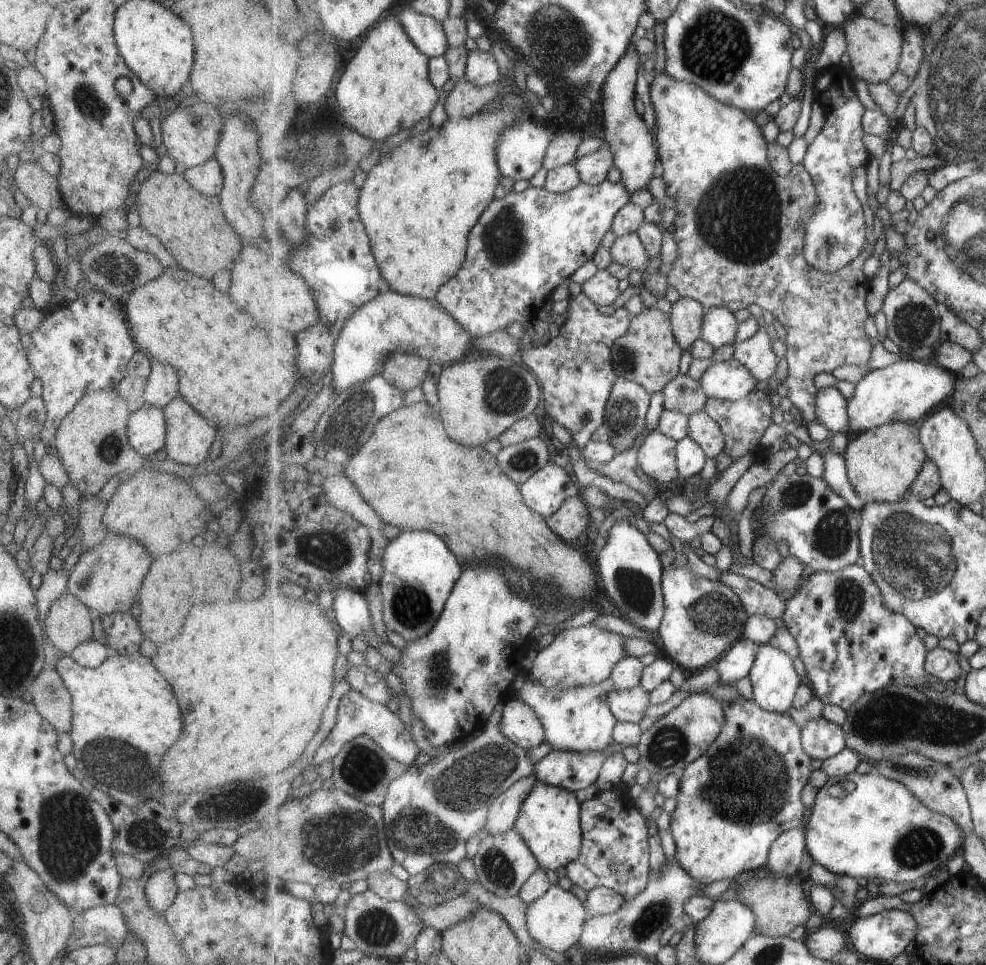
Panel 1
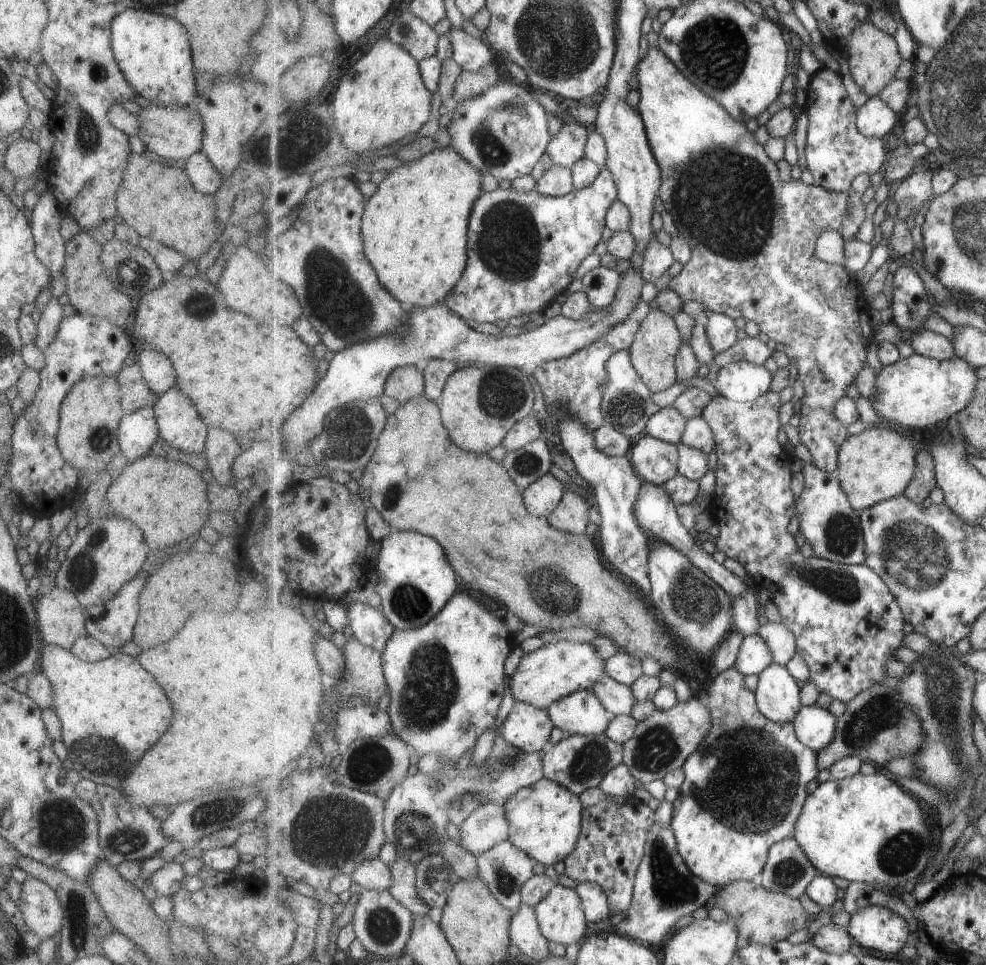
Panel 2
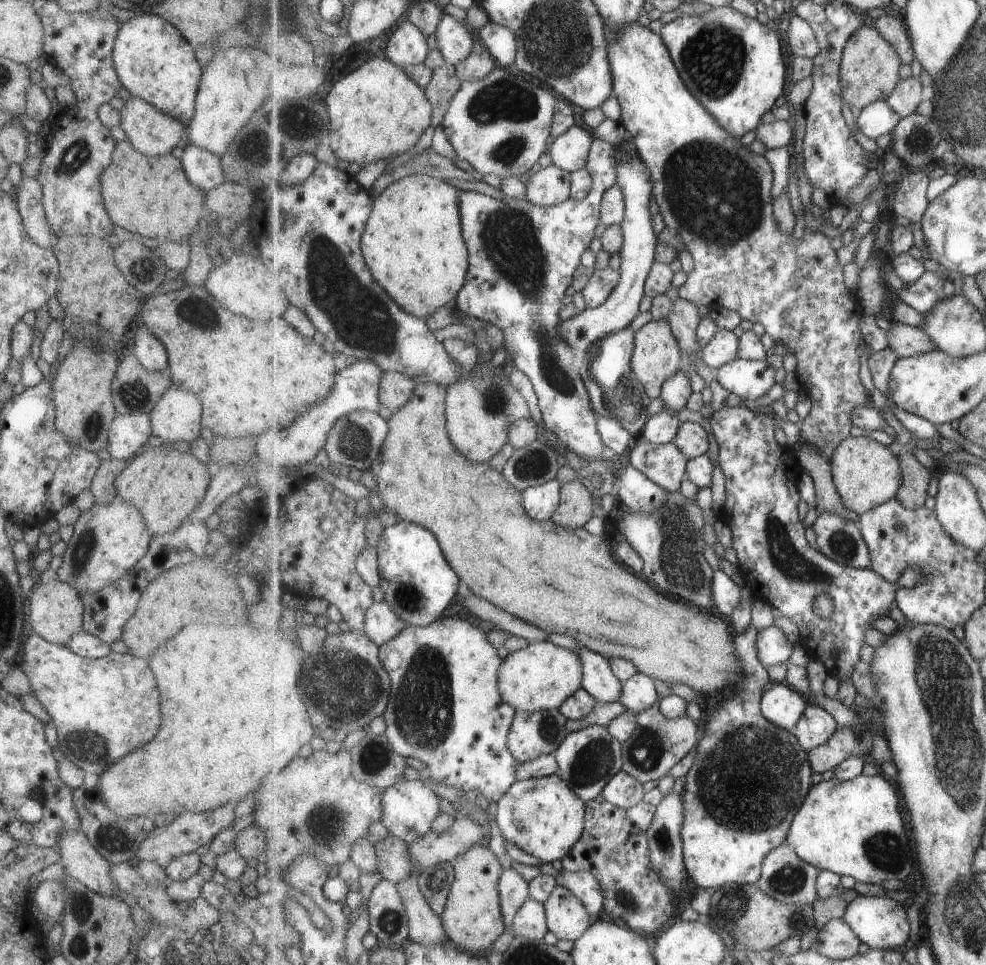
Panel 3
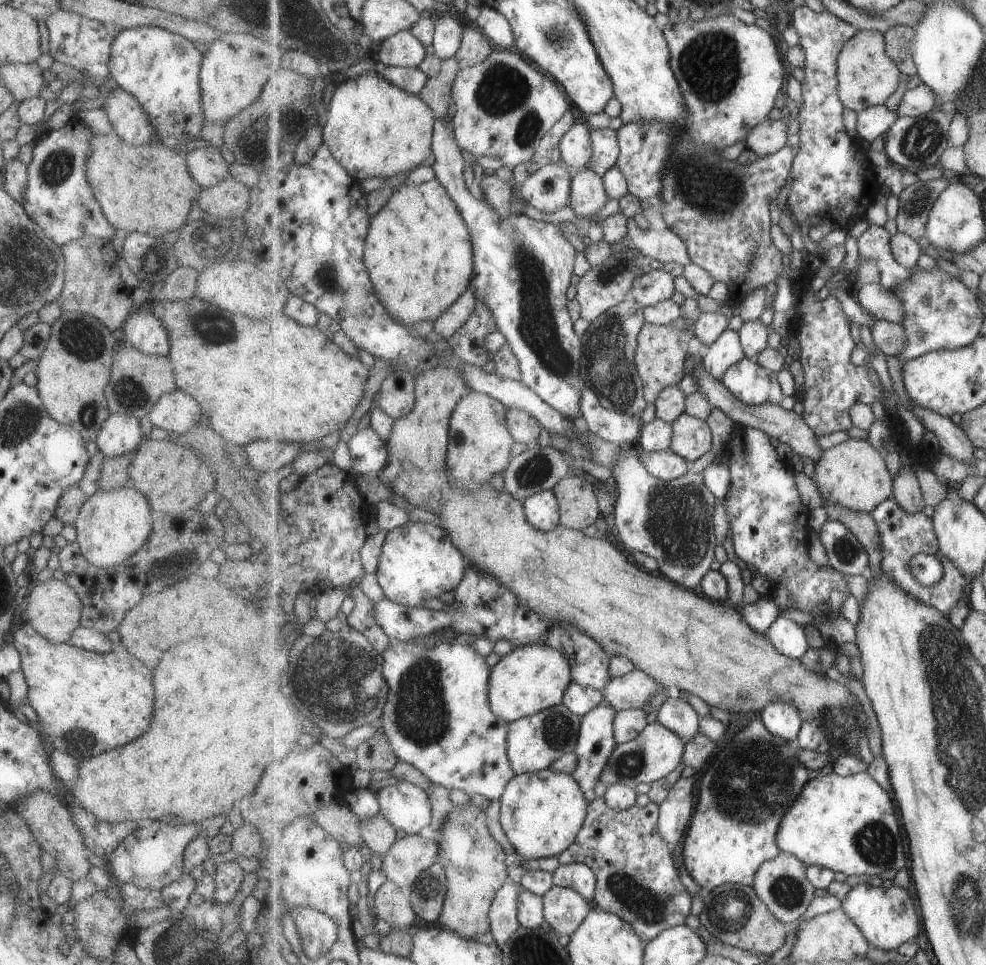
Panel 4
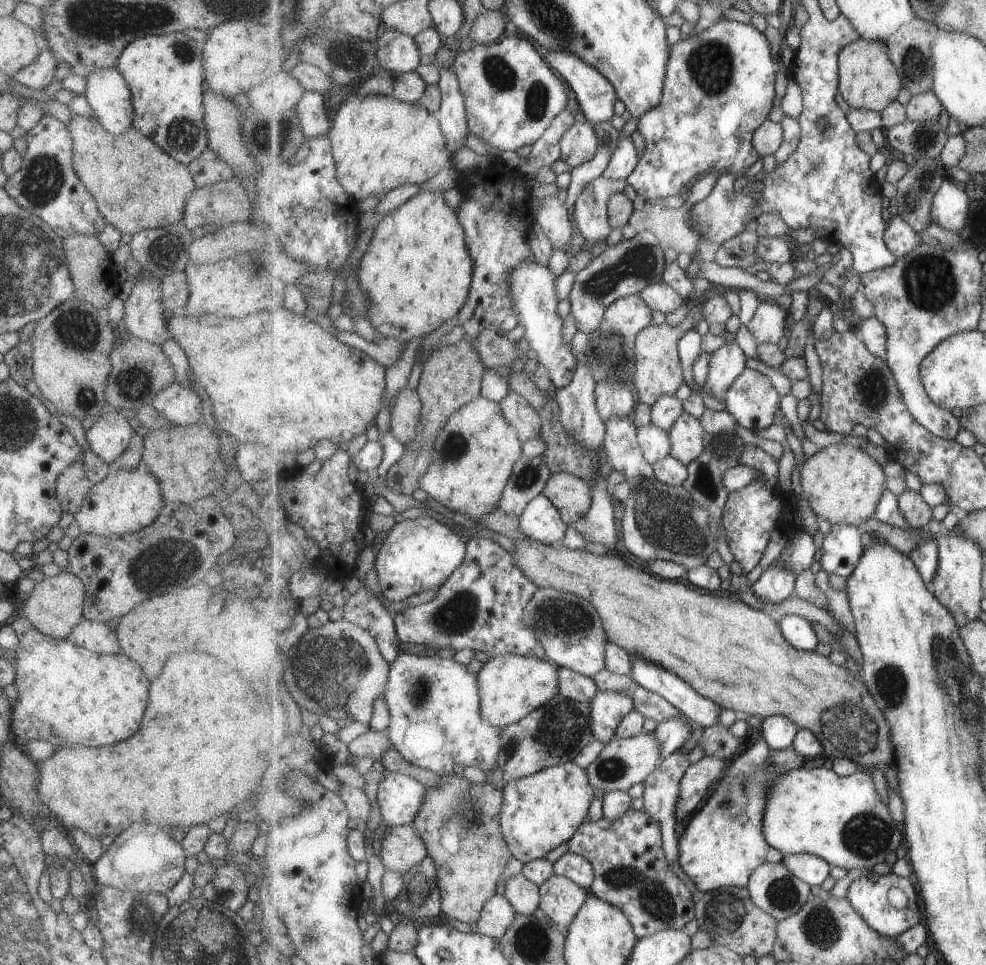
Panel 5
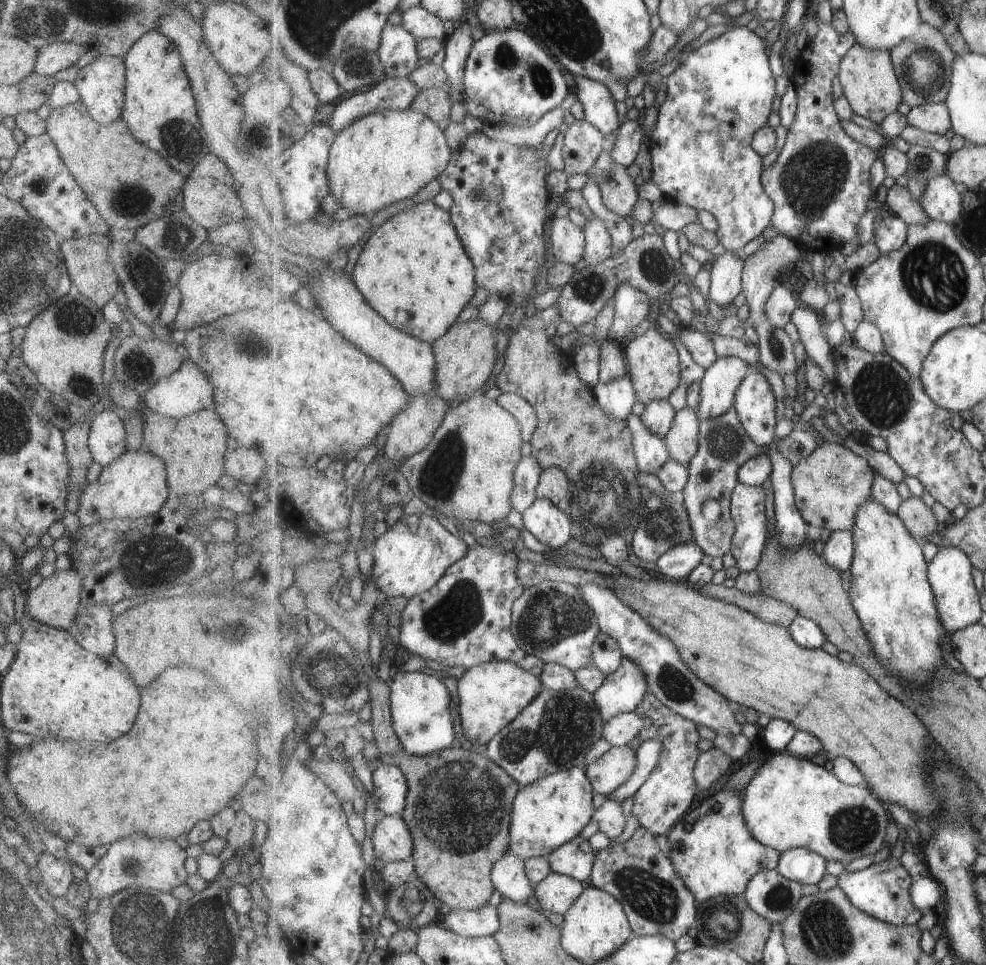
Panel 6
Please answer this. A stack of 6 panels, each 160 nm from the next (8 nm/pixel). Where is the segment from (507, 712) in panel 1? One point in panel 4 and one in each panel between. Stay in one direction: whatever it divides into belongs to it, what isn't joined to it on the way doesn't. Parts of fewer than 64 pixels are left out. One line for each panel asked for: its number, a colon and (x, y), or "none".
2: (527, 727)
3: (533, 734)
4: (534, 742)

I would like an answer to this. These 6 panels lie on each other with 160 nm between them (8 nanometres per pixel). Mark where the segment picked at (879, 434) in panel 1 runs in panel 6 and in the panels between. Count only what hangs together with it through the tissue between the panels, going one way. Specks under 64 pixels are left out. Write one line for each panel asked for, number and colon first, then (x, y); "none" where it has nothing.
2: (877, 464)
3: (867, 474)
4: (854, 474)
5: (843, 484)
6: (830, 486)

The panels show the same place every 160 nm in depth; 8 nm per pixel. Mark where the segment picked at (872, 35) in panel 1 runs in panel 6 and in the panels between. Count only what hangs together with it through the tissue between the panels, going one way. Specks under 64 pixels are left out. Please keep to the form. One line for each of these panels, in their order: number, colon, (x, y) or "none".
2: (873, 56)
3: (870, 71)
4: (868, 77)
5: (869, 80)
6: (869, 79)

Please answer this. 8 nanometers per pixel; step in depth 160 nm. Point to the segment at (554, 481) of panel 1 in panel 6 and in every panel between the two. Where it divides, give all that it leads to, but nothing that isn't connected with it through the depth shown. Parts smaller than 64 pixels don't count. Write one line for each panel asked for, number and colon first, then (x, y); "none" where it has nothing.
2: (542, 497)
3: (542, 501)
4: (542, 509)
5: (541, 520)
6: (548, 524)

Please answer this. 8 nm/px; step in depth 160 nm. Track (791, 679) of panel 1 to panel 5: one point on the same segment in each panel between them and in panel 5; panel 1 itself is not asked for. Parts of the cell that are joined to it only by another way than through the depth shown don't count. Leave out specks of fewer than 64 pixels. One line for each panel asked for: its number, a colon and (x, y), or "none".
2: (779, 697)
3: (783, 705)
4: (783, 719)
5: (780, 731)

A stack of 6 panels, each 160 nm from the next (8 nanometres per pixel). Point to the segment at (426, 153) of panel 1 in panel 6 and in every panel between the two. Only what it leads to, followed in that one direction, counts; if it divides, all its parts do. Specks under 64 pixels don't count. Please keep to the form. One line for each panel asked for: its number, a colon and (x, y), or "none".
2: (415, 229)
3: (414, 242)
4: (419, 253)
5: (418, 267)
6: (414, 270)

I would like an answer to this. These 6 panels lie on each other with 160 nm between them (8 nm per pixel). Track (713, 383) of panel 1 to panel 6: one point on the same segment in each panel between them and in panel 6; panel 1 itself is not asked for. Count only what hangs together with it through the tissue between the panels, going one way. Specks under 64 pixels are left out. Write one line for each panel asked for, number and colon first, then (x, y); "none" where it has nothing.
2: (743, 381)
3: (748, 379)
4: (750, 382)
5: (753, 401)
6: (755, 402)

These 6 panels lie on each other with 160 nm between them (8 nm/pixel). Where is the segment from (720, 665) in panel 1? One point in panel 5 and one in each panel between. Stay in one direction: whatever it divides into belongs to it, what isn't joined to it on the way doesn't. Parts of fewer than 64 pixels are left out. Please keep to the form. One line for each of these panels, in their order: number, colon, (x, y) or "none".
2: (755, 655)
3: (773, 647)
4: (789, 638)
5: (797, 631)

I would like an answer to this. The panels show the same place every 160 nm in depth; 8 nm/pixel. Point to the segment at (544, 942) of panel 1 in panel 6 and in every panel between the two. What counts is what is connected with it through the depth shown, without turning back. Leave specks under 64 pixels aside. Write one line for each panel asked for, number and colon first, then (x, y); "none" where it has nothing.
2: (561, 914)
3: (568, 919)
4: (565, 910)
5: (561, 899)
6: (557, 893)

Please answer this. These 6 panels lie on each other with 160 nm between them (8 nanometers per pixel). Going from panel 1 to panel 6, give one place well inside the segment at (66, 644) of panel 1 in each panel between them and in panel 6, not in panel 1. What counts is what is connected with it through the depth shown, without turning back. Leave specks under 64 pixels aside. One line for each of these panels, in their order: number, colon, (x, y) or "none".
2: (60, 618)
3: (55, 611)
4: (53, 610)
5: (54, 607)
6: (53, 603)

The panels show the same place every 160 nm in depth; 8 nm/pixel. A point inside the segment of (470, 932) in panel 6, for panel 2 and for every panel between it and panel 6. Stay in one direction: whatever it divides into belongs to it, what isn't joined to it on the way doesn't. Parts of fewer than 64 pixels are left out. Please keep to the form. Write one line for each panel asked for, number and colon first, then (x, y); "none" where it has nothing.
2: (505, 868)
3: (514, 890)
4: (504, 913)
5: (499, 914)

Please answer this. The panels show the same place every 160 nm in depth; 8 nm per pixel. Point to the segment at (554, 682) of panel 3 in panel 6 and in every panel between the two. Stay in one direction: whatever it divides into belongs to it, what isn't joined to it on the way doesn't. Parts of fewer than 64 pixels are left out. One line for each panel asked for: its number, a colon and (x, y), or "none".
4: (531, 679)
5: (512, 686)
6: (493, 694)

